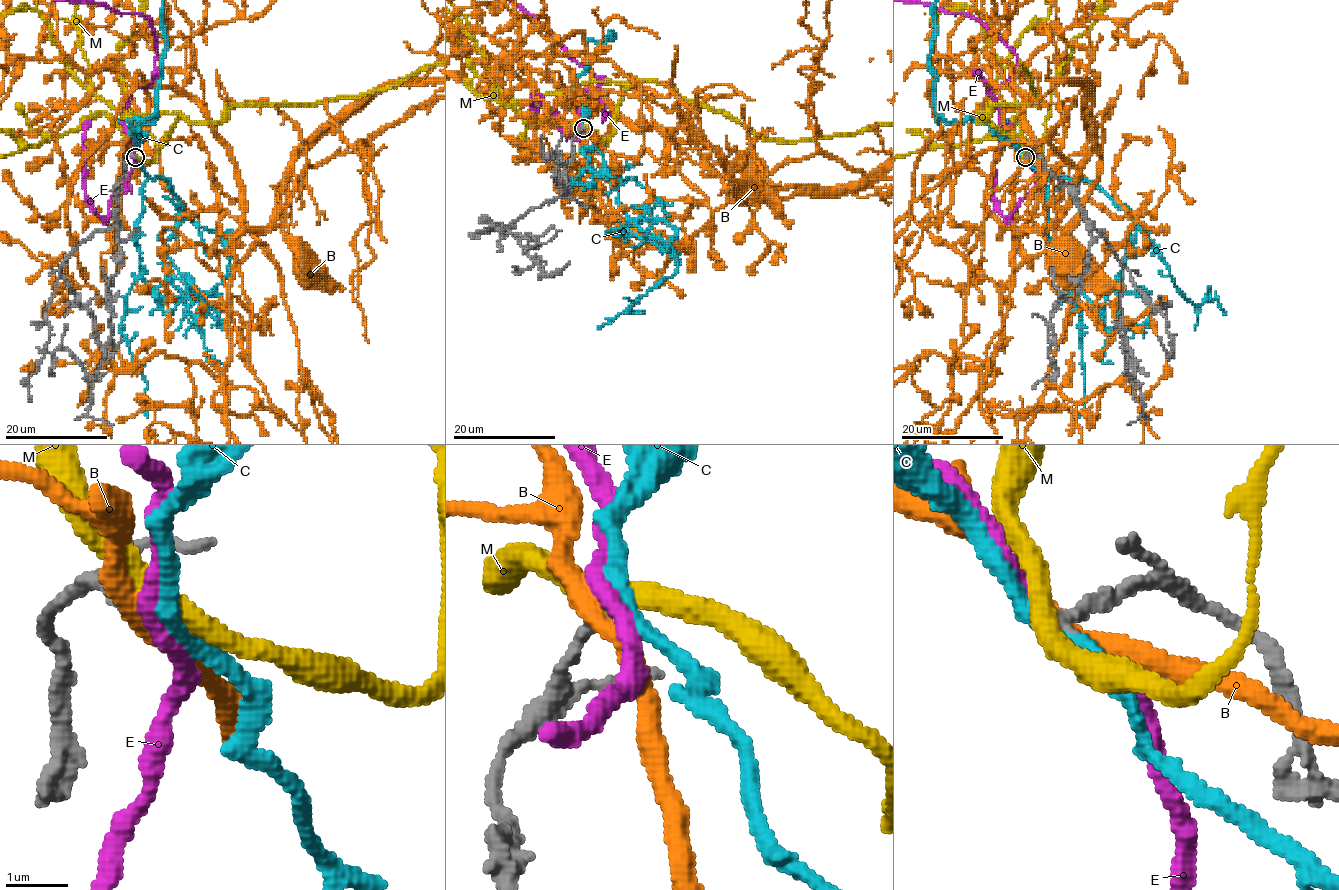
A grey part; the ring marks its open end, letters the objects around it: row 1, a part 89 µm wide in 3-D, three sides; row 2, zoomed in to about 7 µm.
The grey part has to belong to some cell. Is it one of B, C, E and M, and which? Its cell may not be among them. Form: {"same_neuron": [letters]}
{"same_neuron": ["C"]}

